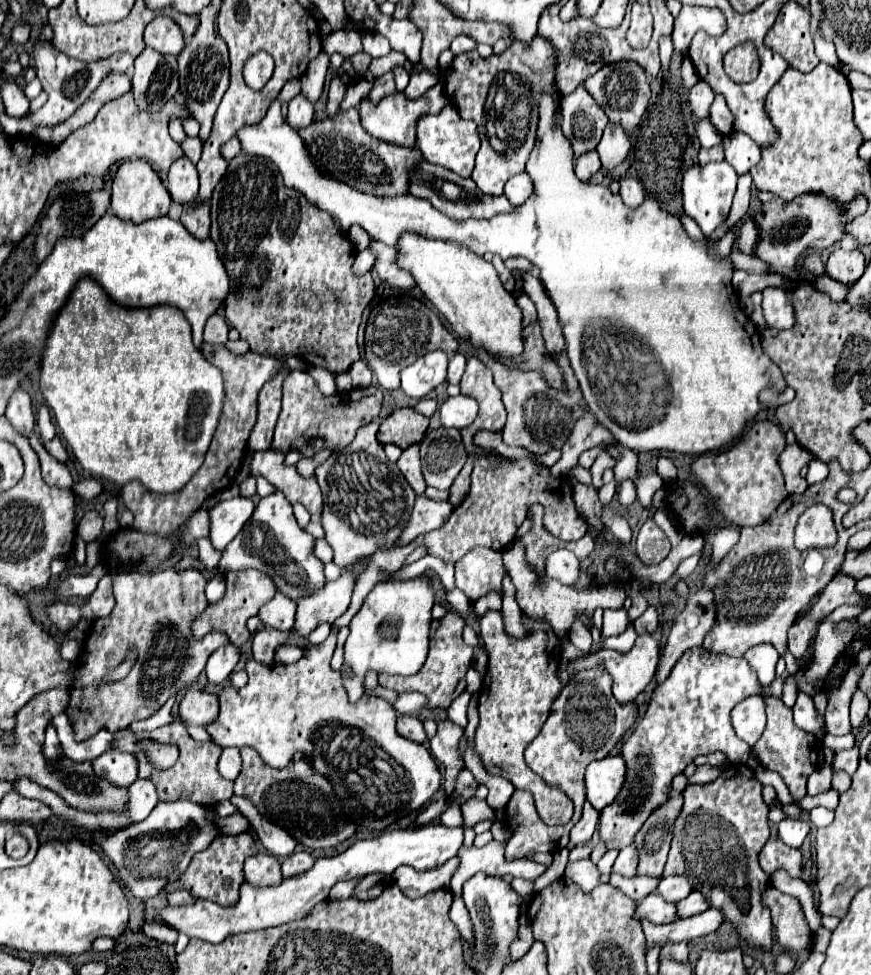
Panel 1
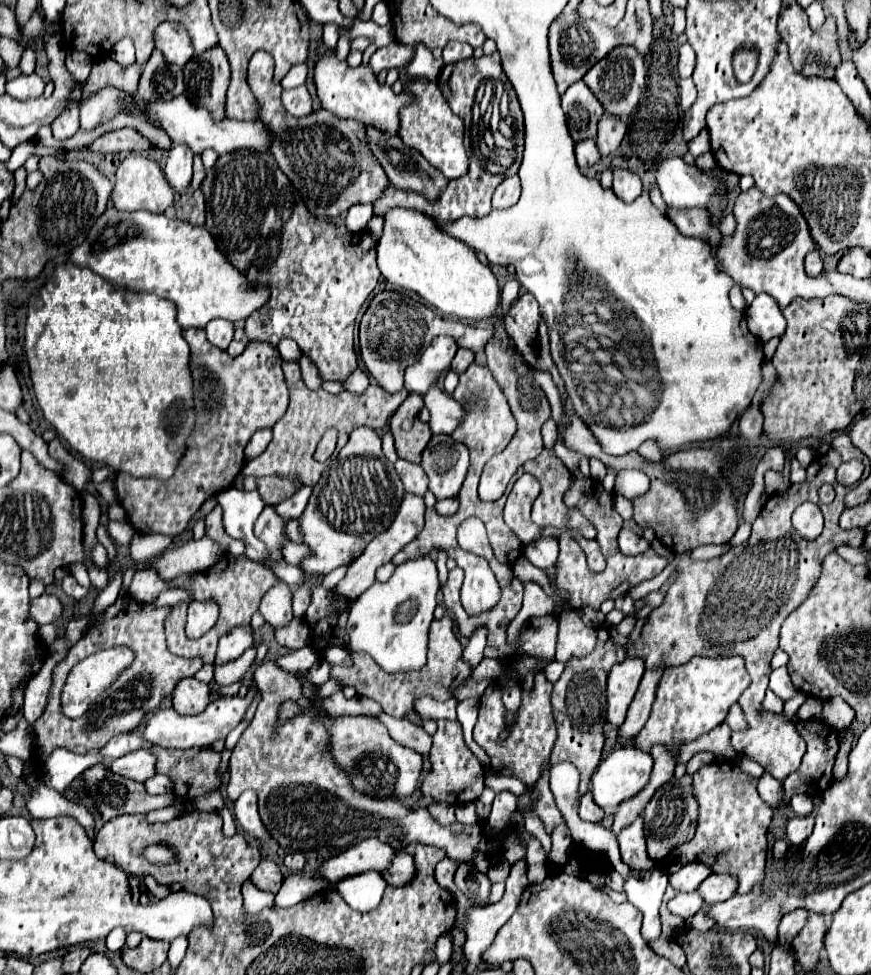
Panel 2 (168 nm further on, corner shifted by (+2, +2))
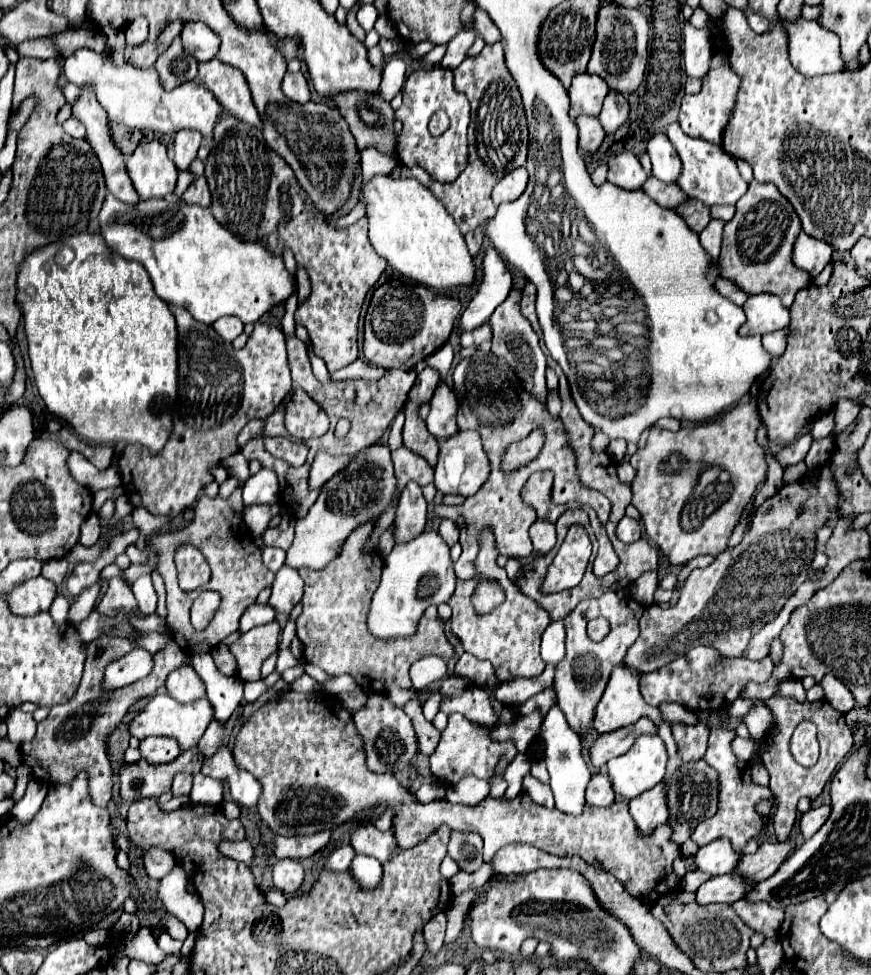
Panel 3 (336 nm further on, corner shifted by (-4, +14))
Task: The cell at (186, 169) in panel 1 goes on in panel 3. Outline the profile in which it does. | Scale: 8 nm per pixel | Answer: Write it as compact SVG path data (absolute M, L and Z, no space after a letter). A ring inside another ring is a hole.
M182 129L180 133L176 133L176 141L174 141L174 163L180 171L188 169L190 163L196 159L198 147L202 143L202 135L200 131L188 131Z

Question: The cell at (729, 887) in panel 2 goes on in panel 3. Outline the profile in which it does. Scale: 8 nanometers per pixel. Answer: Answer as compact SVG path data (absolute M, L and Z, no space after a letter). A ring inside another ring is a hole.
M784 841L784 843L762 843L758 847L756 853L752 855L744 855L734 873L748 879L748 881L764 881L768 877L772 877L772 873L776 873L776 869L780 867L780 861L786 859L786 855L794 849L792 841Z

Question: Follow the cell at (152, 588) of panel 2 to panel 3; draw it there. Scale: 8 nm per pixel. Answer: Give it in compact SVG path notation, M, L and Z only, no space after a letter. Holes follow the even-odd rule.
M156 571L152 573L152 583L154 583L154 589L158 593L158 609L156 609L156 613L166 617L166 589L160 573L156 573Z

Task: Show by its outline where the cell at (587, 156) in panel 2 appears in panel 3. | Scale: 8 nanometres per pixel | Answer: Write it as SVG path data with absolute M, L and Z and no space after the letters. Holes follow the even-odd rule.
M578 117L576 125L580 131L580 149L586 153L594 153L606 137L600 121L596 117Z

